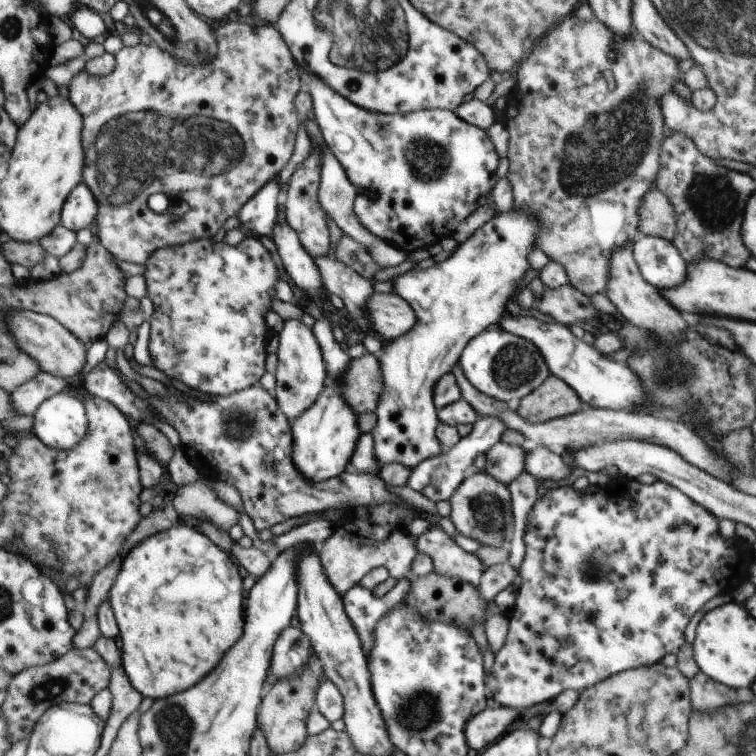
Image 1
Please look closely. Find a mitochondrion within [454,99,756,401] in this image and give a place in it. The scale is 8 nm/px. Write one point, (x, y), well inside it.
(714, 201)

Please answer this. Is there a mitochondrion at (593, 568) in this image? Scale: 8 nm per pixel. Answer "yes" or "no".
yes

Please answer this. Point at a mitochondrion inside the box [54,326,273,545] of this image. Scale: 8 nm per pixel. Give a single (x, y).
(237, 425)

